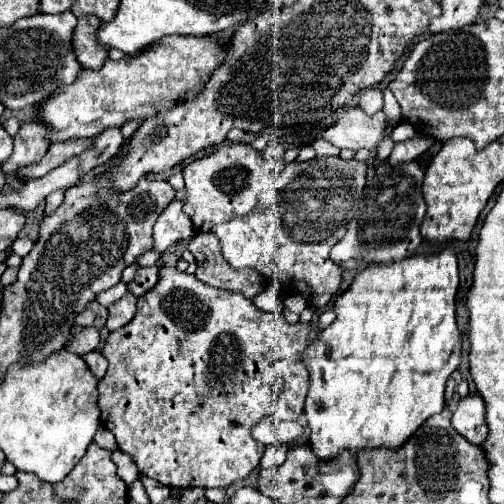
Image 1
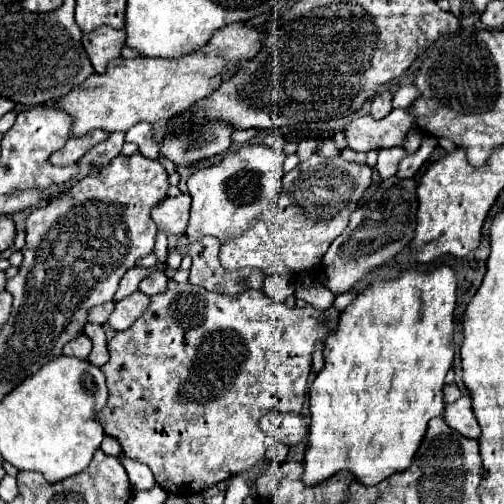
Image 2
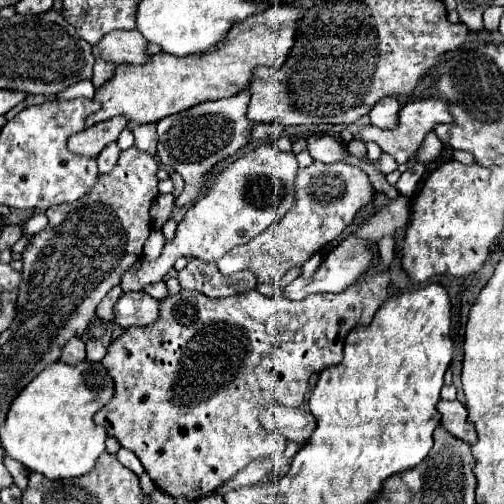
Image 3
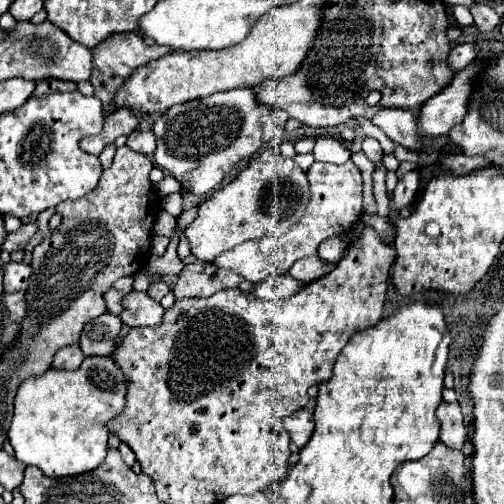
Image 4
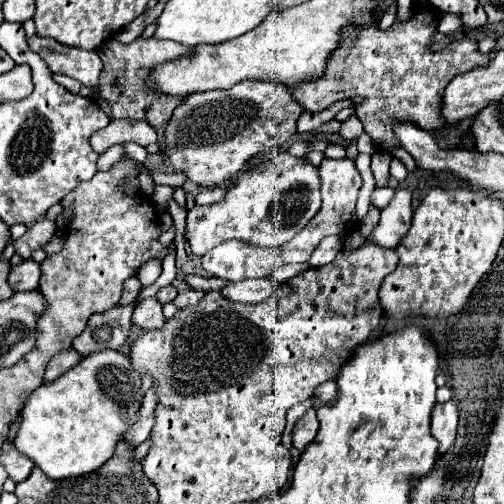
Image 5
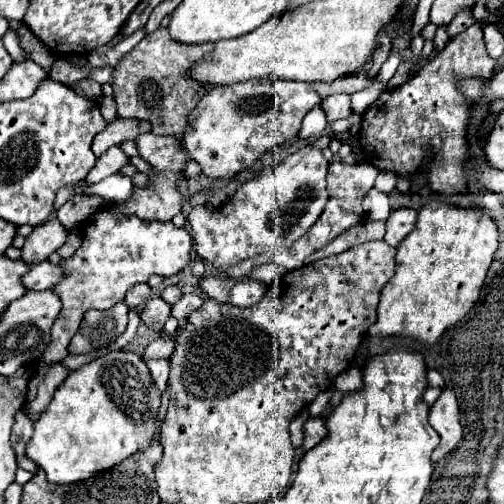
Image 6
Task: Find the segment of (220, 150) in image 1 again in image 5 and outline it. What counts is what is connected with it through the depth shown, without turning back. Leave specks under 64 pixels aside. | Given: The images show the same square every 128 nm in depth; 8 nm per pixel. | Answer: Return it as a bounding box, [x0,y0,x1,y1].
[186,152,320,256]

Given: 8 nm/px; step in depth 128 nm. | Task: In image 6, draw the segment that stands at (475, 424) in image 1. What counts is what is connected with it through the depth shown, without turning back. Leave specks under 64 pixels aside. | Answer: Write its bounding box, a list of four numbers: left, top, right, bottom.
[428,390,462,462]

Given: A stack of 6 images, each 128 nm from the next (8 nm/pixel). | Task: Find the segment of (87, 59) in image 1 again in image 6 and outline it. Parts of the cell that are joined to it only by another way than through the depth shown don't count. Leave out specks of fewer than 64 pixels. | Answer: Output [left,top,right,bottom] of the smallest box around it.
[114,28,214,136]

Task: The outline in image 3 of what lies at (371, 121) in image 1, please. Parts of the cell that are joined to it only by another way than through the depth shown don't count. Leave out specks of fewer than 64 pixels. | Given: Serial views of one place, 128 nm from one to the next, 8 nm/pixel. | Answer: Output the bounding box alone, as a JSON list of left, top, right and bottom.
[360,98,452,164]

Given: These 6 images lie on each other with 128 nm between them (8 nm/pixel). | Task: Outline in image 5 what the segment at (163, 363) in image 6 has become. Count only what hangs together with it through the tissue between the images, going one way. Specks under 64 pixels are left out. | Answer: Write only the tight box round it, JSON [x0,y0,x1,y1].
[124,390,156,446]

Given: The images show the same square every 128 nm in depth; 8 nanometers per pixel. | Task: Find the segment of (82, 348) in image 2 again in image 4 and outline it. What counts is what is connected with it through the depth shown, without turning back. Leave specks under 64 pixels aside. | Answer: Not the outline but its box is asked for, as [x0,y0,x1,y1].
[52,344,84,370]

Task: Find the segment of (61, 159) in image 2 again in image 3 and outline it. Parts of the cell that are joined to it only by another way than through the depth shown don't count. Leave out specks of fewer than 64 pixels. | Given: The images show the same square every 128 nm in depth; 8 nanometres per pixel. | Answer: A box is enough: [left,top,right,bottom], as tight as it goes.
[68,118,126,158]

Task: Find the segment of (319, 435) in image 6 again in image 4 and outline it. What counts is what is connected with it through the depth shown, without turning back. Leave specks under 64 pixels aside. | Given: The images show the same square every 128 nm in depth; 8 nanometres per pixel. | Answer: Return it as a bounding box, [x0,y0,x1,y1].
[284,408,314,448]

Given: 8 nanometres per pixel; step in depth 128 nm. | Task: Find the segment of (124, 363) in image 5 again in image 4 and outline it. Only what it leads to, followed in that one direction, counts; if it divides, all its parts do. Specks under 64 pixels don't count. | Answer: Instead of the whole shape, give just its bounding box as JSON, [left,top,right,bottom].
[8,356,124,478]

